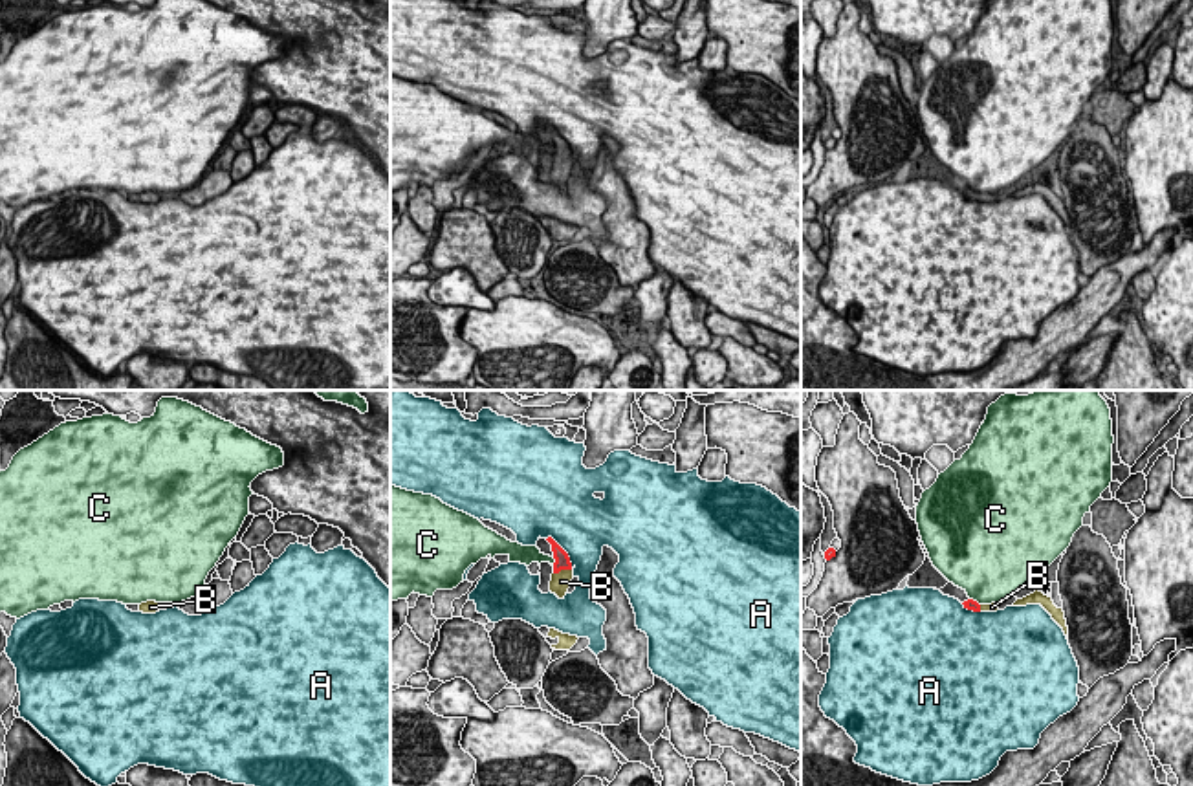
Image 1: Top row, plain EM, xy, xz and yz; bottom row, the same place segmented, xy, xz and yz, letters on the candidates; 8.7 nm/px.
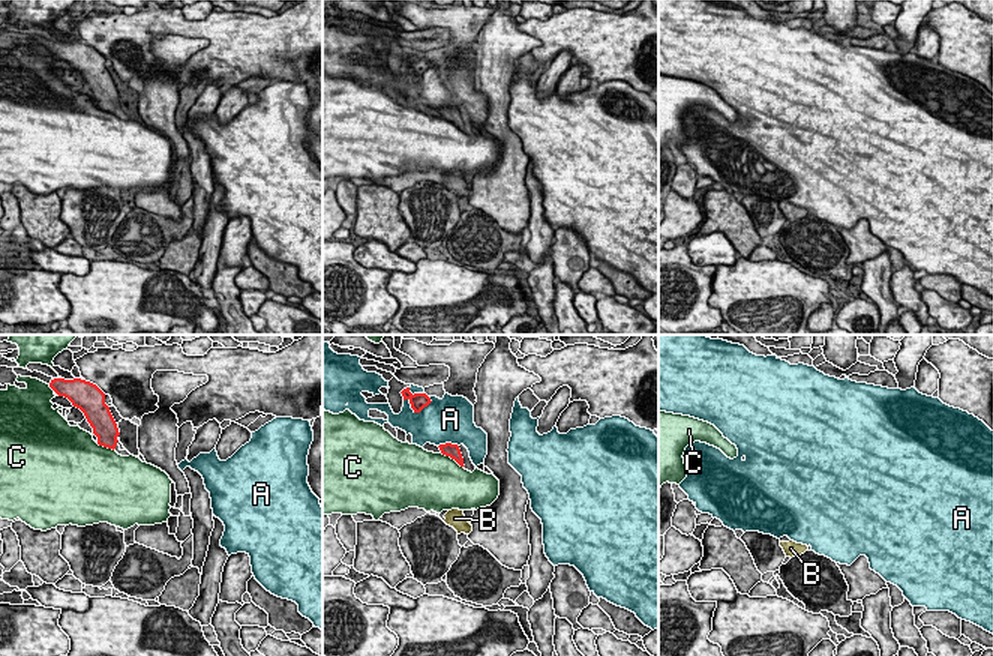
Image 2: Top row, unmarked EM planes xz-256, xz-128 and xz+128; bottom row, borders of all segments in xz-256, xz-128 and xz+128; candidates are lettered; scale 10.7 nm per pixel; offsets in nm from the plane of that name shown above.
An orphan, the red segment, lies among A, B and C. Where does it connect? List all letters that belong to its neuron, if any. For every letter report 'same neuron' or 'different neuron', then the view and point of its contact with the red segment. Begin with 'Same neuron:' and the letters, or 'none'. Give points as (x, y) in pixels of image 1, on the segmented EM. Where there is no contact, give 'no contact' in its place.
Same neuron: B
A: different neuron; contact xz (565, 552)
B: same neuron; contact xz (561, 568)
C: different neuron; contact xz (556, 561)

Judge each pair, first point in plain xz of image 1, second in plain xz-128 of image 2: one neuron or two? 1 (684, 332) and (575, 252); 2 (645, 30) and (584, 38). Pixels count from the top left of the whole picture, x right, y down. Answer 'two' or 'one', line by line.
1: one
2: one

